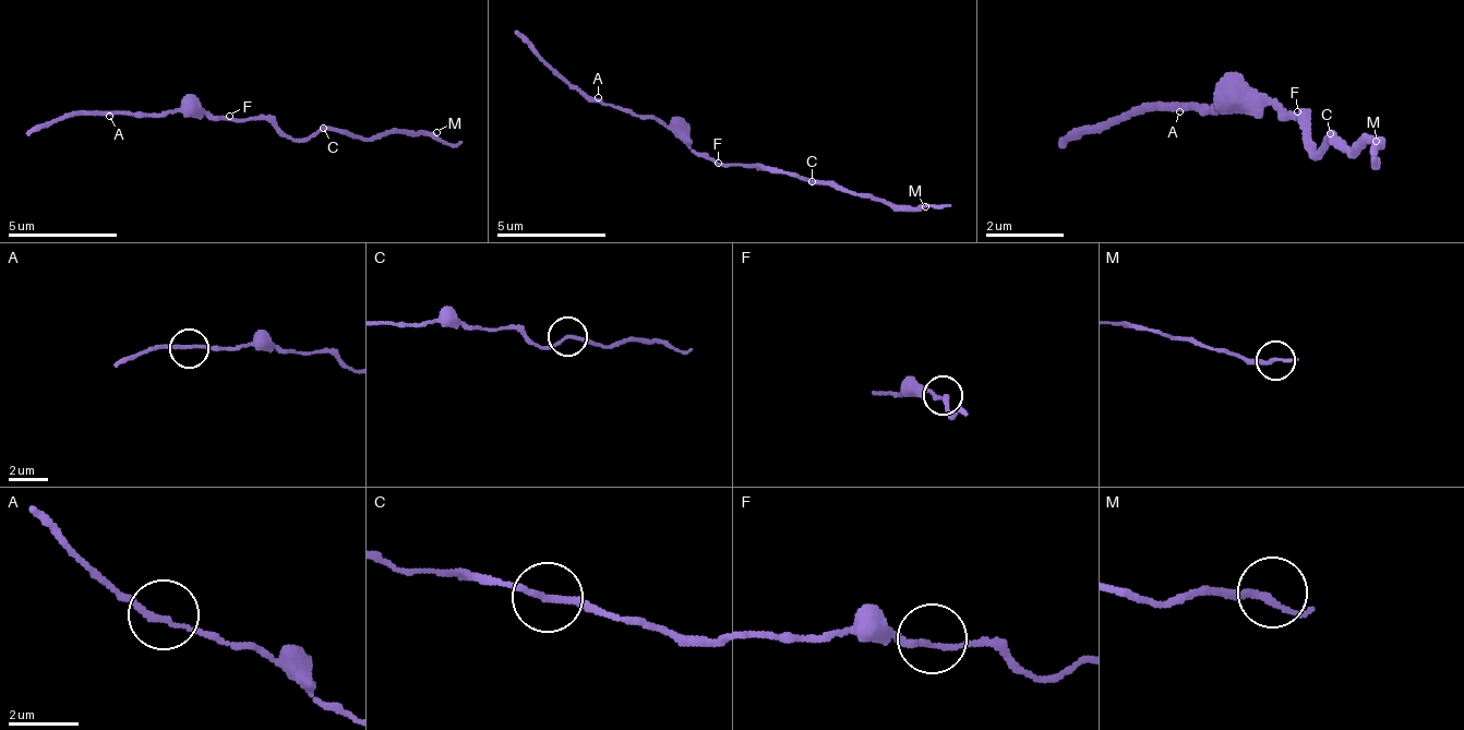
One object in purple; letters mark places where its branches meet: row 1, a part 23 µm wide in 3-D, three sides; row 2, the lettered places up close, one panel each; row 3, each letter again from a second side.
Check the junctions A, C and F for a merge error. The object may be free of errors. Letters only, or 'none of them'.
C

